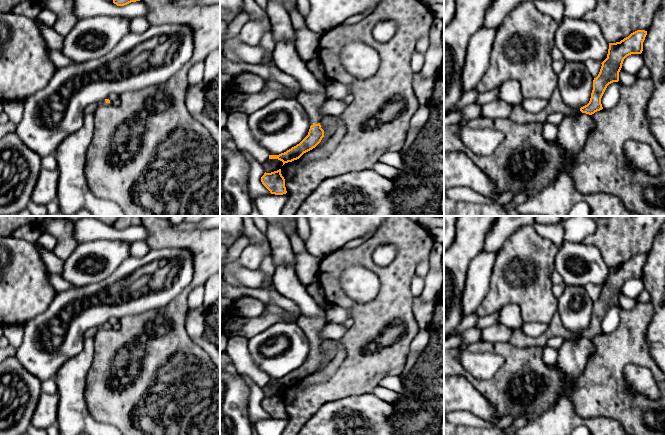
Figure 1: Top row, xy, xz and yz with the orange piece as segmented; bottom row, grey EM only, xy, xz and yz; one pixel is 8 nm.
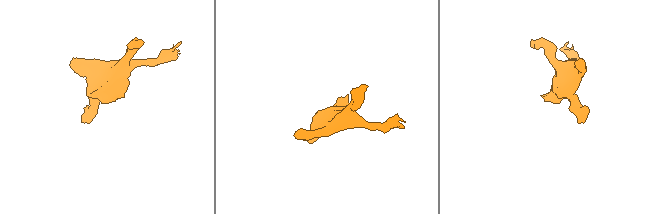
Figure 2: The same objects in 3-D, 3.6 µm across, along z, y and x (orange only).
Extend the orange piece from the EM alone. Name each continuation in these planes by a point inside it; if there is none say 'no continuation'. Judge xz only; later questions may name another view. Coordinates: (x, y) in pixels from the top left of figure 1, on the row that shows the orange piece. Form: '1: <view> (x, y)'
1: xz (311, 102)

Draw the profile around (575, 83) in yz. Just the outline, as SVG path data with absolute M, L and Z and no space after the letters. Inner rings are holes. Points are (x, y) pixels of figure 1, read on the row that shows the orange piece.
M566 62L563 69L557 74L557 88L559 89L563 102L577 110L575 114L579 115L582 112L580 108L587 105L591 98L593 90L593 80L589 69L582 62Z

